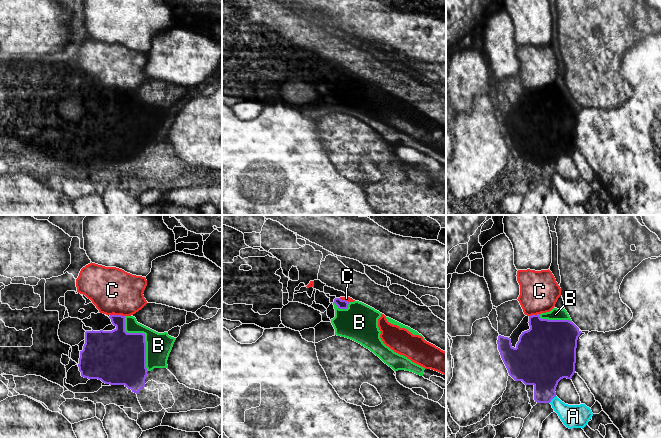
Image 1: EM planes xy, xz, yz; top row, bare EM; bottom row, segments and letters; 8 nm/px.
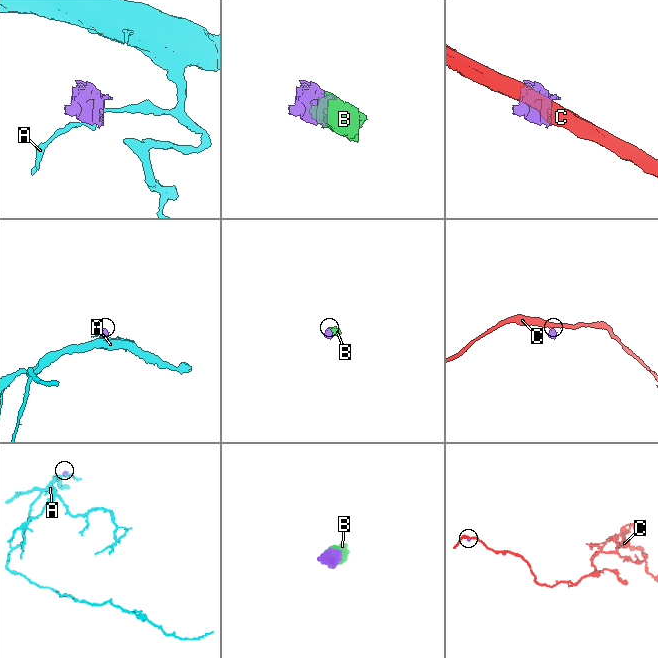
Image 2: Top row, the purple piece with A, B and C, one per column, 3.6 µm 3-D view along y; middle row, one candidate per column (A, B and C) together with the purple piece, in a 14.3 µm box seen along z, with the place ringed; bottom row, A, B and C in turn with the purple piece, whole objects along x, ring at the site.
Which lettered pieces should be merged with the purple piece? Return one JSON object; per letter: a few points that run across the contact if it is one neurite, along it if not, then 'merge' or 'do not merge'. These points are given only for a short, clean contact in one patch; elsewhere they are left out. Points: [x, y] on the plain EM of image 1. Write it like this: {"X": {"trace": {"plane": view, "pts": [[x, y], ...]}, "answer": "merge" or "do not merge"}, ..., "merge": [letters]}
{"A": {"trace": {"plane": "yz", "pts": [[556, 172], [549, 178]]}, "answer": "do not merge"}, "B": {"answer": "merge"}, "C": {"trace": {"plane": "xy", "pts": [[110, 90], [121, 90], [124, 92]]}, "answer": "do not merge"}, "merge": ["B"]}

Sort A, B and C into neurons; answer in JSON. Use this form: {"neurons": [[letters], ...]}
{"neurons": [["A"], ["B"], ["C"]]}

